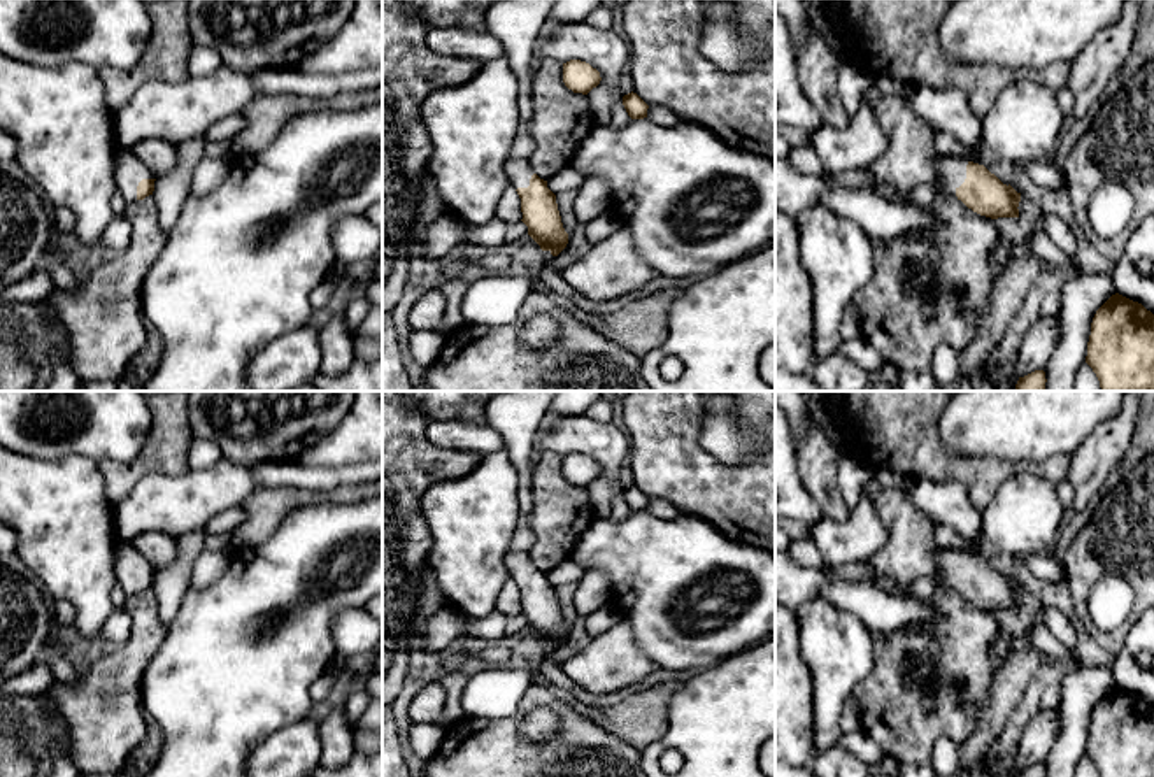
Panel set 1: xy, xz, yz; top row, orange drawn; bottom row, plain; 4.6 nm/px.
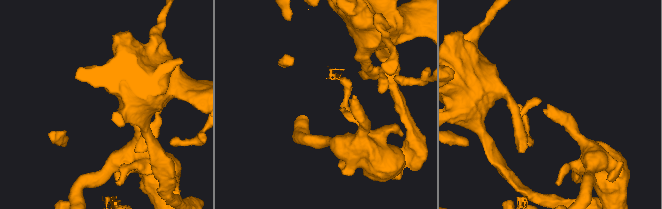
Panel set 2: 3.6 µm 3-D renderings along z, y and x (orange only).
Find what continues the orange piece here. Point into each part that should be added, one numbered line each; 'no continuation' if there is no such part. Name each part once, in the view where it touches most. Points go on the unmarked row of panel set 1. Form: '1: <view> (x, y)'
1: yz (951, 563)

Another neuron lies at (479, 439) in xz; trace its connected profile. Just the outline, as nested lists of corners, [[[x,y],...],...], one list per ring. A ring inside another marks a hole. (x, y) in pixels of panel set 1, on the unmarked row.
[[[431,421],[426,426],[426,440],[442,449],[491,454],[502,451],[505,442],[488,424],[468,424],[459,421]]]

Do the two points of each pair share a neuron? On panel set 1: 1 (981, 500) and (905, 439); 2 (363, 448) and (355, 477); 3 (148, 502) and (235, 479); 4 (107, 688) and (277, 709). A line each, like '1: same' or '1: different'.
1: same
2: different
3: same
4: different

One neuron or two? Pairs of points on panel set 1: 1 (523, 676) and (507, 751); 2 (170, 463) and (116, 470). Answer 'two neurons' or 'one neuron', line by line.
1: two neurons
2: one neuron

